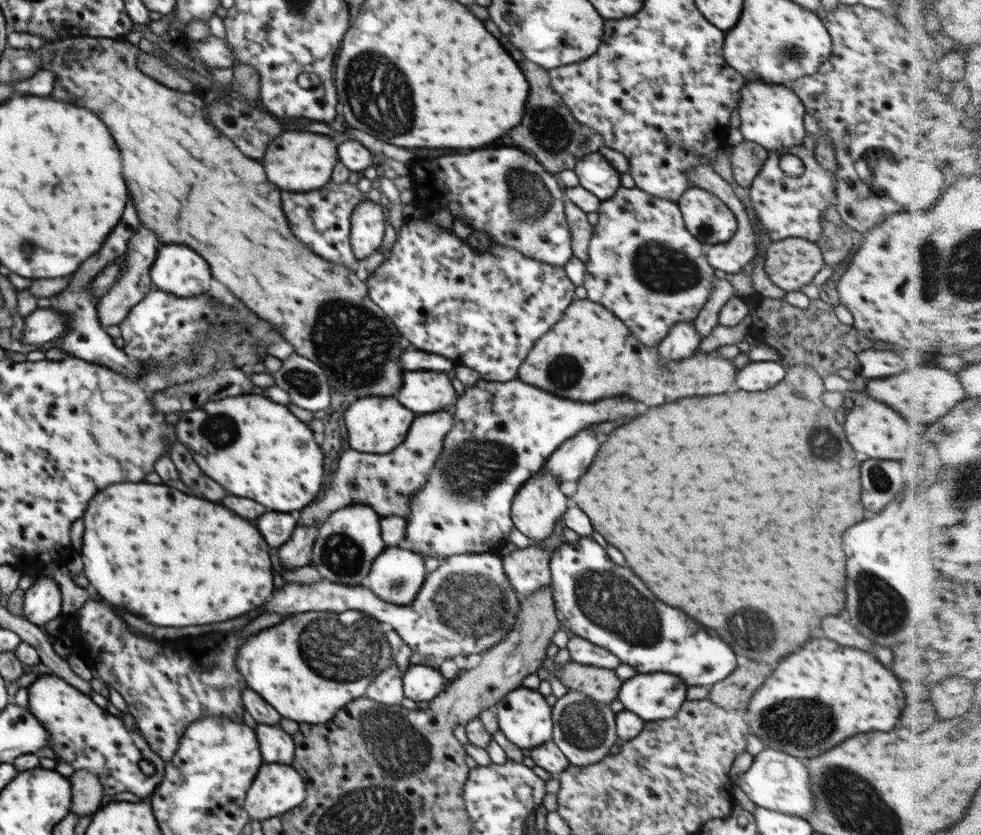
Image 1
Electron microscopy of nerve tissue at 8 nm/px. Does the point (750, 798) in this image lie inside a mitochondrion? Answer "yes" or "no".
no

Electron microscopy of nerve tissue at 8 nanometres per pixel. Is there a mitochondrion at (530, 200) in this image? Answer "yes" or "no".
yes

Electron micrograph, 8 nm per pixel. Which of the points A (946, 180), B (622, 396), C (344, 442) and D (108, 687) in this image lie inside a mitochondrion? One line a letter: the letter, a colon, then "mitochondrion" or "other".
A: other
B: other
C: other
D: other

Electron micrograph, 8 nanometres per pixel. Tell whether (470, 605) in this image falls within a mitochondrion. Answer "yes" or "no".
yes

